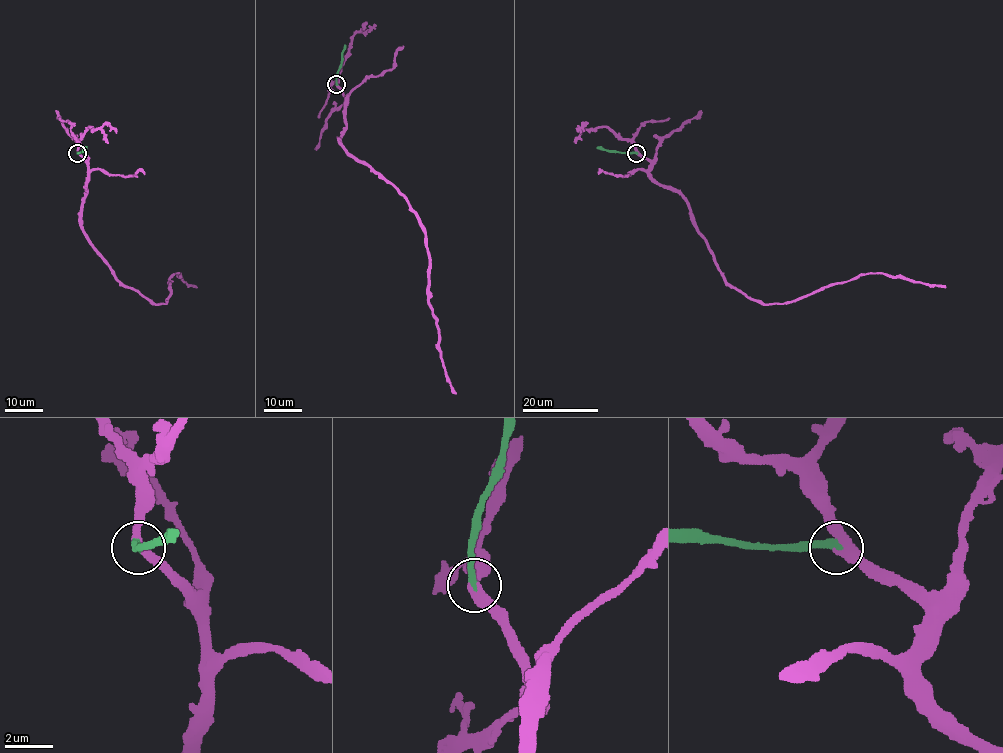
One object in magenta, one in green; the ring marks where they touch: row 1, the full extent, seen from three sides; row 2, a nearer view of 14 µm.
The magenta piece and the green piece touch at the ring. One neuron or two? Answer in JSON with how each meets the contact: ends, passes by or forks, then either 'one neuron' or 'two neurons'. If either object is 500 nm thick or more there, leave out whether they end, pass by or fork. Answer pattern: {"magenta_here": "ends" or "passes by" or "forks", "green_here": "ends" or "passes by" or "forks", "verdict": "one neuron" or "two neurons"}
{"magenta_here": "passes by", "green_here": "ends", "verdict": "one neuron"}

